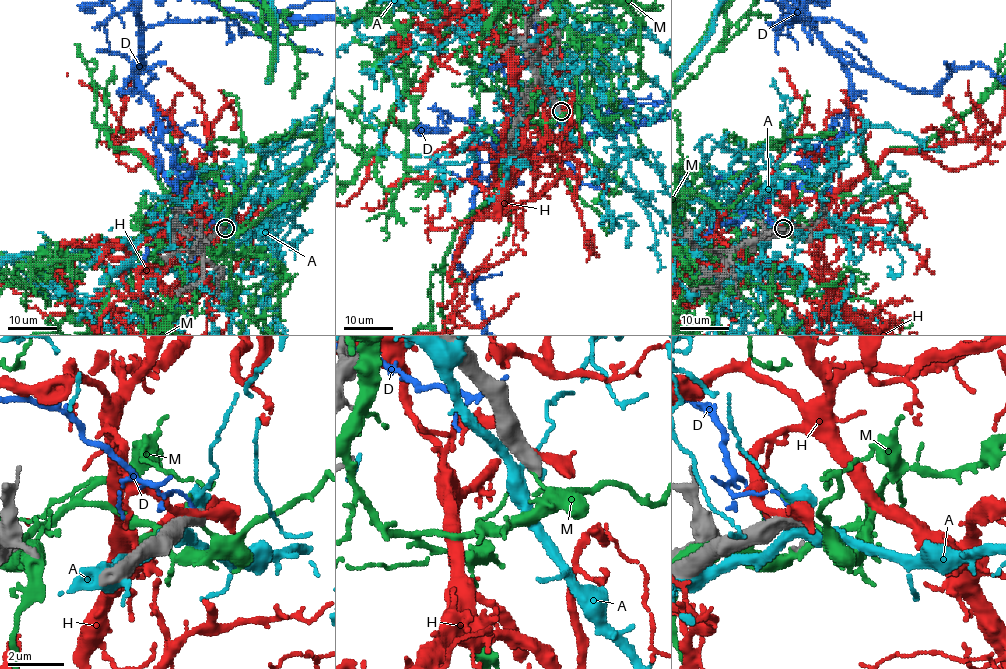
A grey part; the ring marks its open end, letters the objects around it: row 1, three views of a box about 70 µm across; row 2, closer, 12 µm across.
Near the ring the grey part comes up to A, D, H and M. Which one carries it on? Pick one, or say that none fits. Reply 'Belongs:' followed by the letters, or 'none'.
Belongs: none

